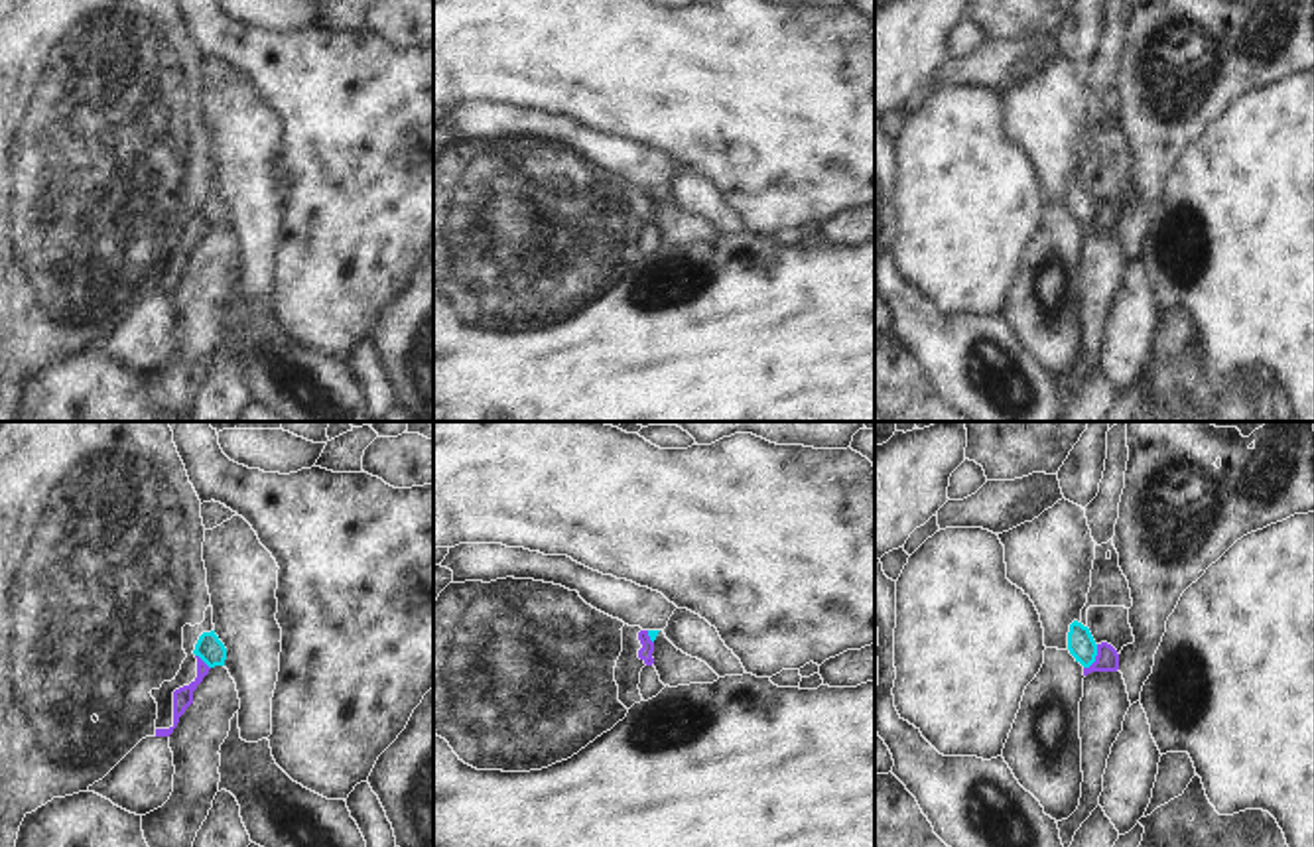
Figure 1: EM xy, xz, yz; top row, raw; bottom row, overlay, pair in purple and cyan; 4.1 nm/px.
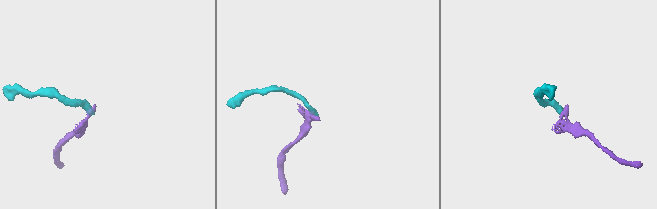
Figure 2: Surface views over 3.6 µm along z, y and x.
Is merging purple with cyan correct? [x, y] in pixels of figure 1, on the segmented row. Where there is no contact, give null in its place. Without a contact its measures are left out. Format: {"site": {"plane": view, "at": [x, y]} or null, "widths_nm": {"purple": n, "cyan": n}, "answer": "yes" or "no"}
{"site": {"plane": "yz", "at": [1096, 658]}, "widths_nm": {"purple": 100, "cyan": 110}, "answer": "no"}

